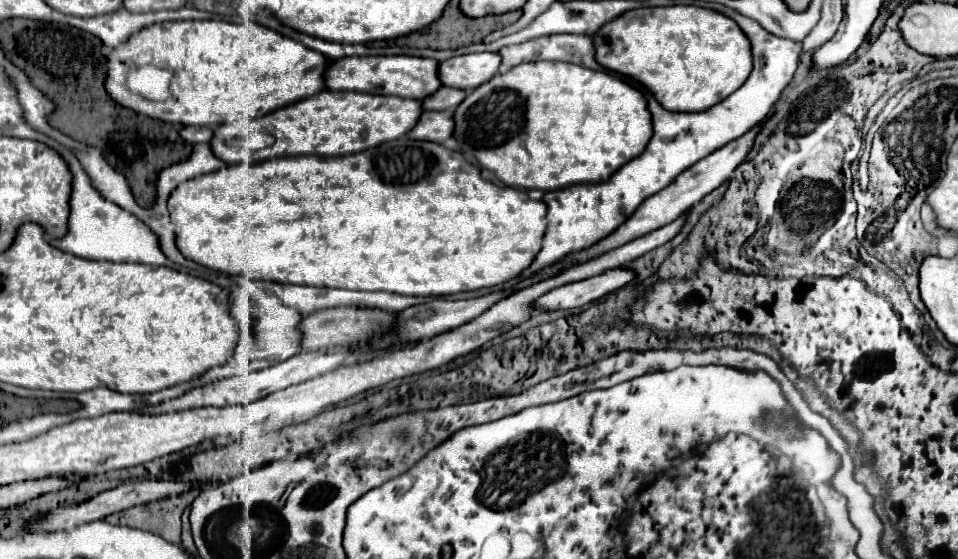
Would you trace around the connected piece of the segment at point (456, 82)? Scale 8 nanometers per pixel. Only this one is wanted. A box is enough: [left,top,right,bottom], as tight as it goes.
[438,53,500,91]

